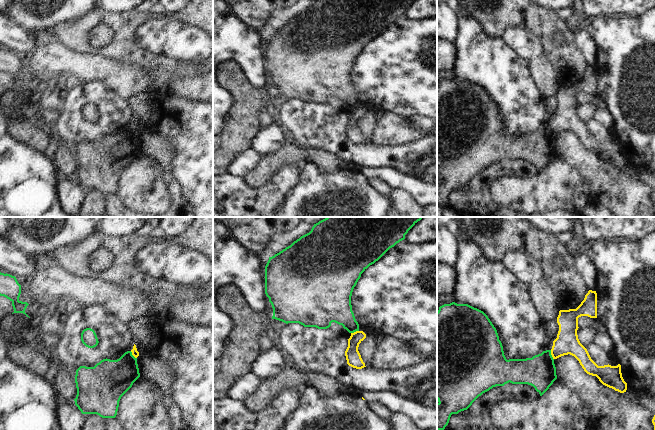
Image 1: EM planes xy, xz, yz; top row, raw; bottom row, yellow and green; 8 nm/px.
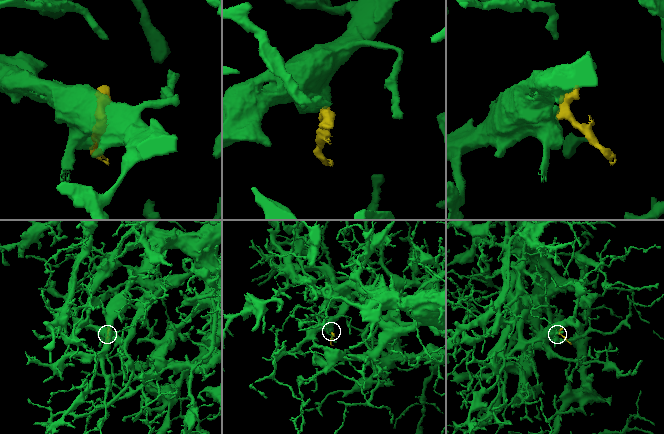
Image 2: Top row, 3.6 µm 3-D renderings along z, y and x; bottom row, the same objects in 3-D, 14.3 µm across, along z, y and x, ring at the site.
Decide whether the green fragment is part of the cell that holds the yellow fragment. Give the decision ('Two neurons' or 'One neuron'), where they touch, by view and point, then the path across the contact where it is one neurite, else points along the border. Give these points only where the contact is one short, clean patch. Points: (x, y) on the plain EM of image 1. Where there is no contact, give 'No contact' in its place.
Two neurons. Touches yellow at yz (551, 130). Boundary: yz (550, 126), (553, 135)

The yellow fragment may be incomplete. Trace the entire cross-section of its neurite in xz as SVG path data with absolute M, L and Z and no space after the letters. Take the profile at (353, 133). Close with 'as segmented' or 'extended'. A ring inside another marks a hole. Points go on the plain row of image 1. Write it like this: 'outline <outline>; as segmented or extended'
outline M356 107L351 109L348 115L348 123L345 127L347 140L356 145L362 145L365 142L361 131L358 127L359 120L366 114L366 110L363 107Z; as segmented

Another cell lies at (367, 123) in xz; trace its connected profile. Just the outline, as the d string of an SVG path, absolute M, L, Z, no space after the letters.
M366 112L366 114L359 120L358 127L366 143L371 142L372 140L378 117L379 116Z

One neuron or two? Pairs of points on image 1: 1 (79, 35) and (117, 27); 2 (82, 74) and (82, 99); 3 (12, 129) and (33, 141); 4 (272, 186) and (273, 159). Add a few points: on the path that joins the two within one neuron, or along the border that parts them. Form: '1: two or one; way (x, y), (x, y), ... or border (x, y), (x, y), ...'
1: one; way (88, 26), (97, 17), (108, 18)
2: two; border (81, 82), (99, 80), (105, 86)
3: one; way (17, 131), (22, 131), (28, 136)
4: two; border (292, 162), (280, 166), (263, 184), (251, 186)

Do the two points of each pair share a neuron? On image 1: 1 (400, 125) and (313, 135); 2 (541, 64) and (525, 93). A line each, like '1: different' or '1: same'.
1: different
2: different

